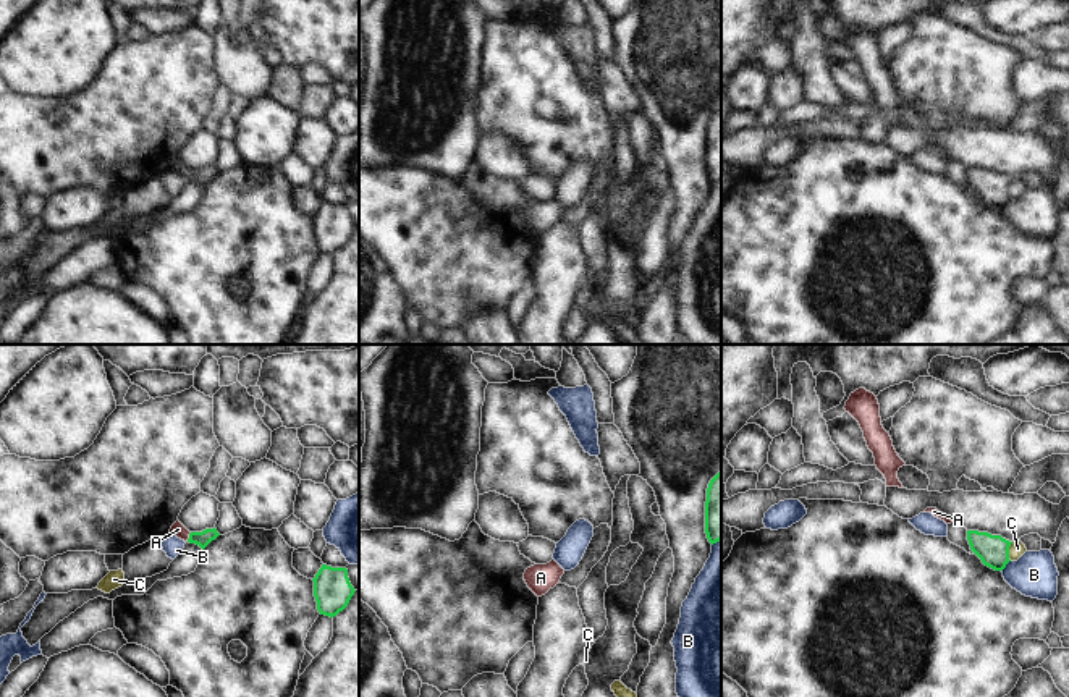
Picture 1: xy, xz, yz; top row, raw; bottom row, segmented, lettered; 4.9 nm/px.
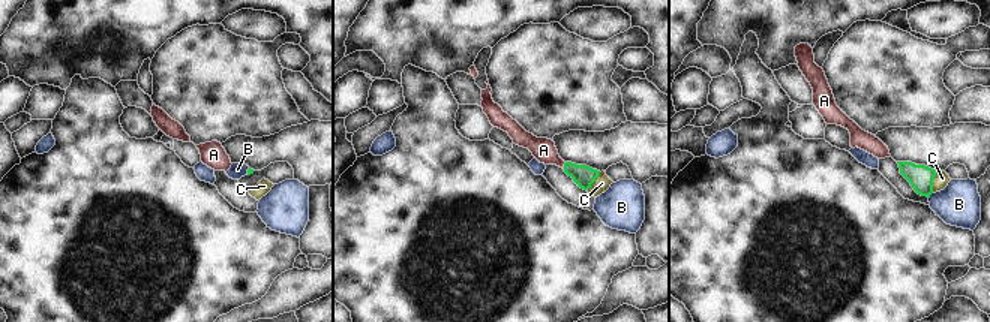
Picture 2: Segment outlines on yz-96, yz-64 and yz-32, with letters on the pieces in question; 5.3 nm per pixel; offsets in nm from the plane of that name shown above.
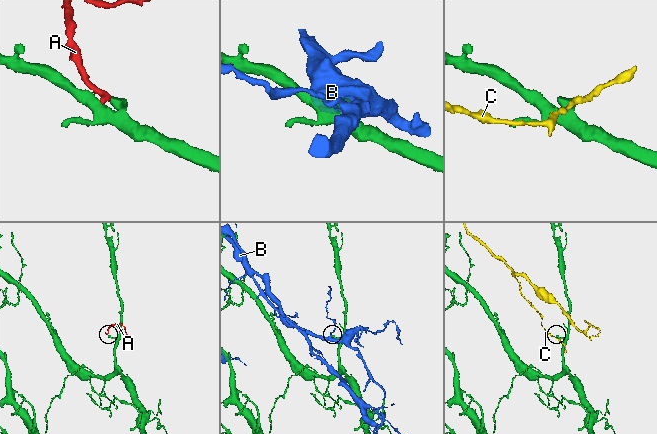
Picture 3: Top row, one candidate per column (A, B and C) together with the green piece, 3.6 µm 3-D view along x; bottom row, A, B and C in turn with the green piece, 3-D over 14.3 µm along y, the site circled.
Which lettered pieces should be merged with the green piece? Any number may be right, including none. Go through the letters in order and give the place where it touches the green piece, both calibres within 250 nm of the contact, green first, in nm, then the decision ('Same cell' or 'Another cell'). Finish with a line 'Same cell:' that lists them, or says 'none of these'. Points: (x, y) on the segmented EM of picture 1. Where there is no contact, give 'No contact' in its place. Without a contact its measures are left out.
A: Touches green at xy (190, 537). Thickness 80 nm (green) against 70 nm. Same cell
B: Touches green at yz (1005, 566). Thickness 160 nm (green) against 220 nm. Another cell
C: Touches green at yz (1008, 552). Thickness 160 nm (green) against 80 nm. Another cell
Same cell: A.

